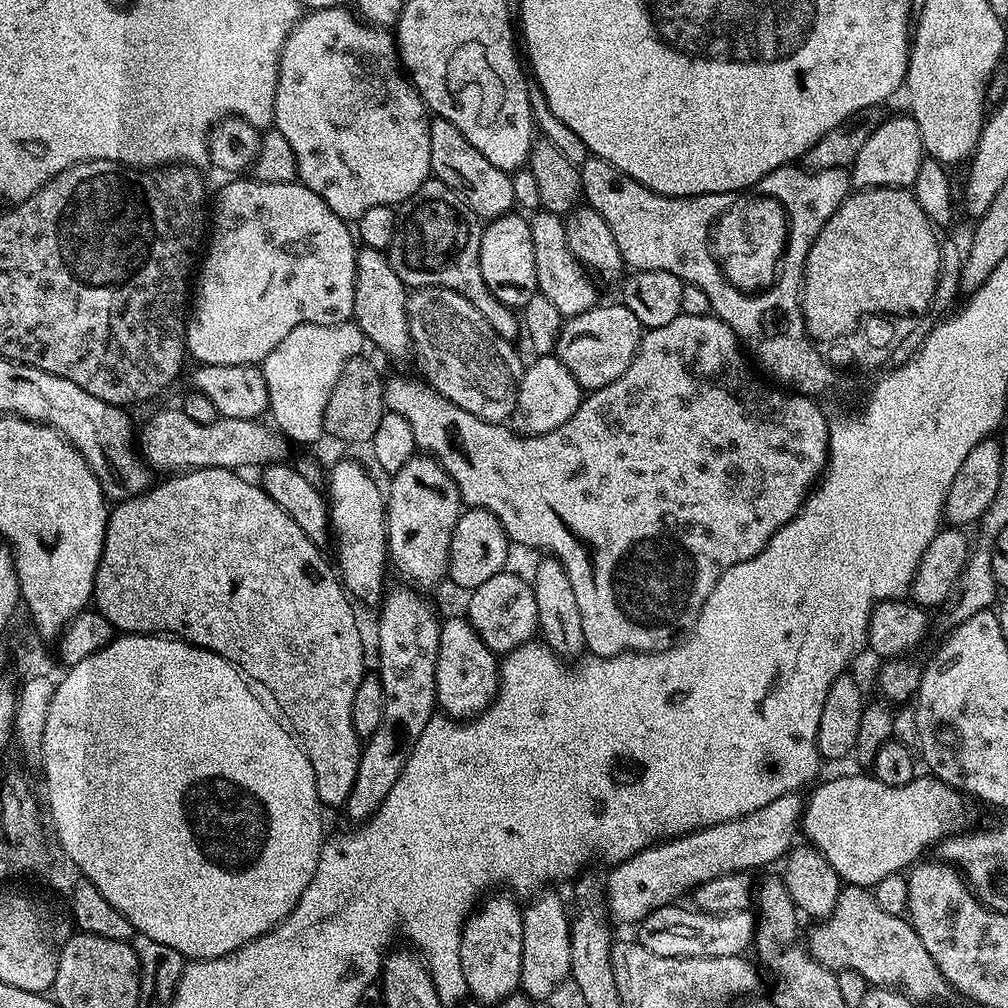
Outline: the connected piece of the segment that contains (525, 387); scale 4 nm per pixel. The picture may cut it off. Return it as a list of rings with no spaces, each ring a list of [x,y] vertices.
[[[559,355],[536,356],[525,367],[524,376],[516,395],[516,410],[512,416],[513,427],[523,435],[540,435],[564,425],[578,410],[582,401],[580,383]]]

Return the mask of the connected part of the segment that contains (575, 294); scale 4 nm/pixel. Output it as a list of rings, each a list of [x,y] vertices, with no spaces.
[[[543,210],[537,211],[533,216],[536,217],[531,217],[530,223],[534,238],[534,262],[540,283],[539,295],[550,298],[550,302],[554,302],[554,306],[558,306],[558,310],[565,318],[577,316],[586,310],[595,308],[598,303],[598,297],[596,297],[597,281],[580,263],[580,259],[568,249],[564,233],[565,221],[554,213]]]

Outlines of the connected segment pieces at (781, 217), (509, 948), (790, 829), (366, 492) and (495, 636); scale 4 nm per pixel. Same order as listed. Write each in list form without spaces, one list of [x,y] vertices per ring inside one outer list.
[[[753,195],[753,200],[745,204],[733,203],[728,211],[714,225],[714,252],[719,257],[718,263],[724,269],[724,276],[736,288],[745,290],[763,290],[777,279],[776,267],[780,259],[786,256],[788,246],[788,215],[783,206],[774,198]]]
[[[508,894],[489,895],[473,911],[464,924],[460,943],[460,961],[468,996],[488,1006],[494,1006],[499,1000],[513,995],[520,988],[522,974],[522,908],[511,900],[511,895],[500,895]]]
[[[799,791],[787,792],[766,806],[758,806],[737,820],[723,820],[687,836],[653,842],[638,854],[619,861],[608,876],[606,912],[613,921],[635,925],[652,911],[679,901],[683,892],[691,893],[699,884],[731,872],[762,868],[788,855],[802,828],[805,801]]]
[[[340,460],[327,473],[326,499],[330,505],[330,532],[340,555],[338,575],[353,601],[379,605],[386,591],[384,575],[390,572],[385,493],[358,461]]]
[[[511,570],[494,574],[482,586],[471,589],[468,600],[466,619],[474,626],[474,630],[486,642],[489,650],[497,654],[513,652],[518,646],[529,643],[537,635],[538,602],[534,602],[534,590],[527,579],[515,576]]]

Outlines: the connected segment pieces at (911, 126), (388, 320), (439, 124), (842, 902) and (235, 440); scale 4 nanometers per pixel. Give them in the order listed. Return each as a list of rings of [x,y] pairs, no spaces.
[[[911,114],[904,116],[889,115],[883,123],[870,134],[870,138],[858,150],[858,158],[850,165],[852,187],[856,190],[865,188],[906,188],[911,189],[912,183],[920,176],[924,168],[926,153],[922,140],[922,130]]]
[[[361,247],[356,254],[355,323],[360,325],[369,345],[377,344],[388,356],[404,356],[413,347],[408,327],[409,289],[394,274],[387,255],[379,248]]]
[[[436,118],[430,126],[430,158],[432,159],[432,176],[441,180],[448,188],[453,188],[464,201],[480,215],[481,221],[496,220],[509,215],[517,207],[512,176],[502,171],[490,158],[482,158],[470,142],[450,122]]]
[[[841,887],[840,897],[832,913],[811,926],[813,928],[809,932],[807,929],[806,932],[806,947],[815,960],[822,962],[830,969],[854,970],[858,974],[862,974],[862,978],[866,978],[869,985],[897,989],[917,1002],[940,1000],[947,992],[950,992],[948,979],[942,974],[942,970],[938,968],[934,958],[930,958],[926,946],[922,946],[922,938],[918,938],[911,923],[904,916],[886,914],[886,910],[882,910],[882,906],[878,906],[878,902],[867,888]]]
[[[164,408],[156,413],[140,430],[138,448],[145,461],[155,469],[172,468],[168,470],[191,470],[194,468],[224,468],[240,470],[242,466],[263,467],[265,464],[281,463],[288,456],[290,442],[286,436],[271,425],[264,425],[263,421],[217,417],[214,423],[200,423],[179,408]]]

